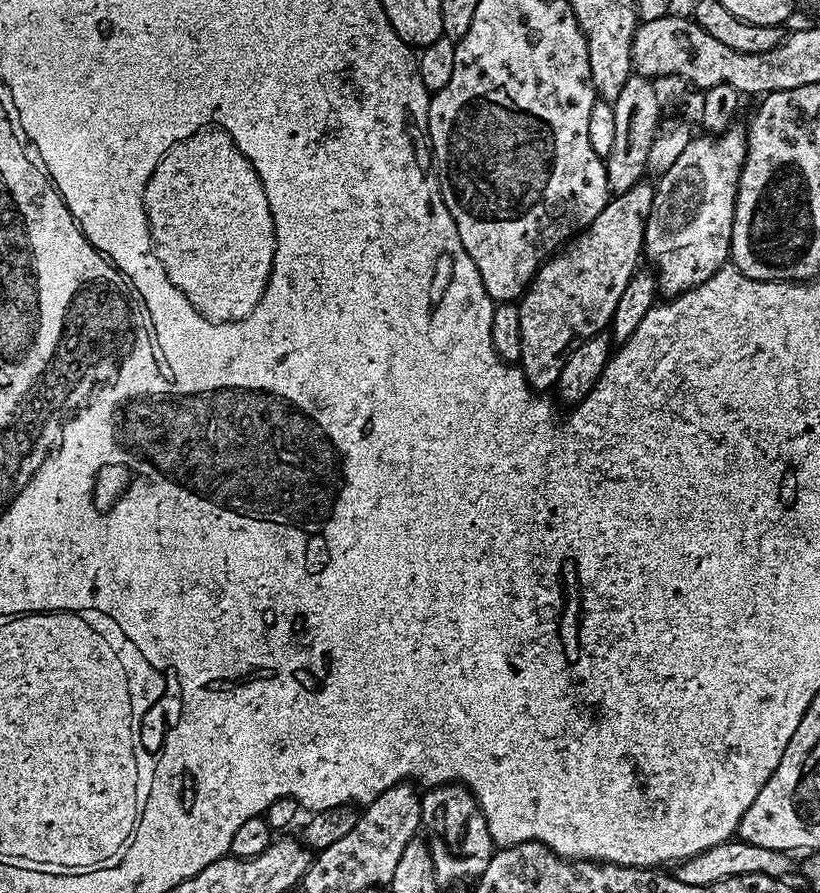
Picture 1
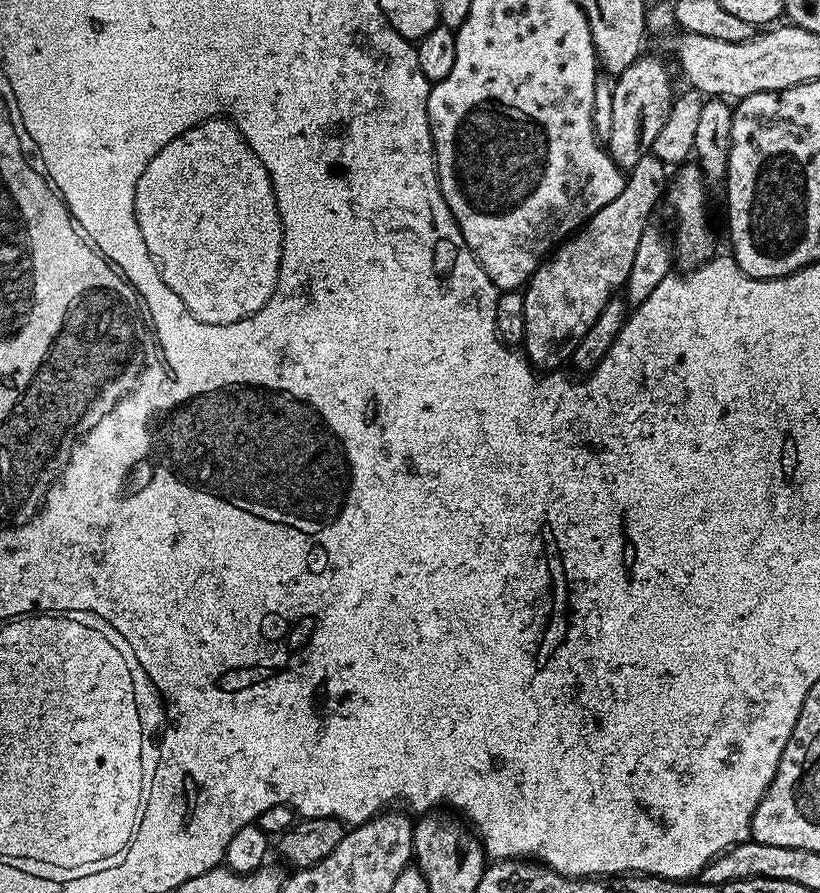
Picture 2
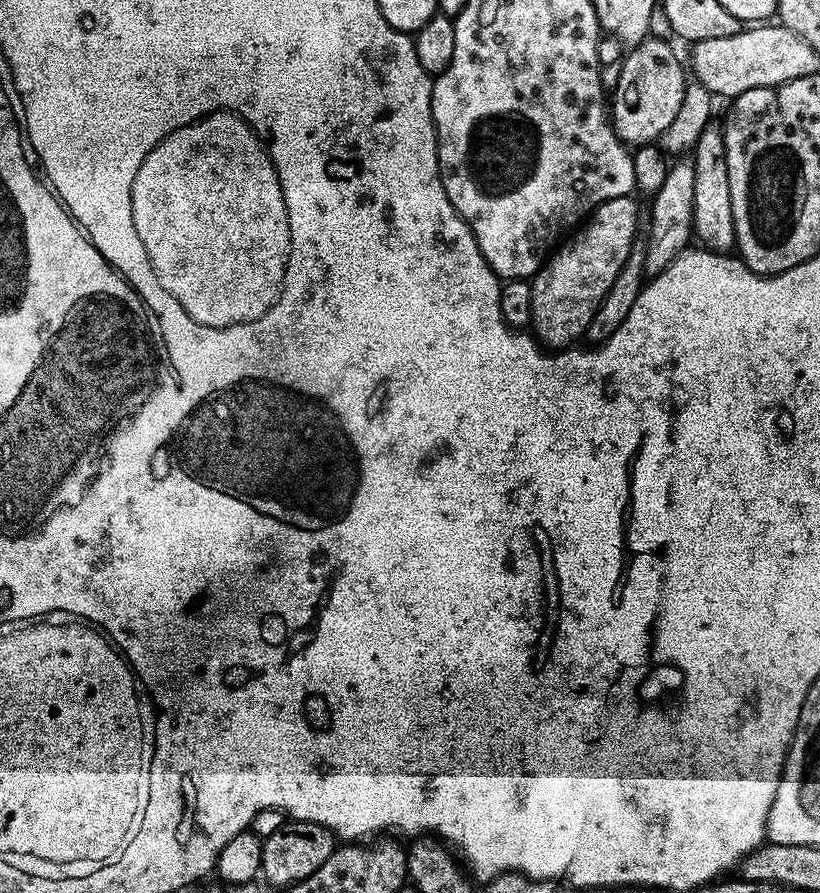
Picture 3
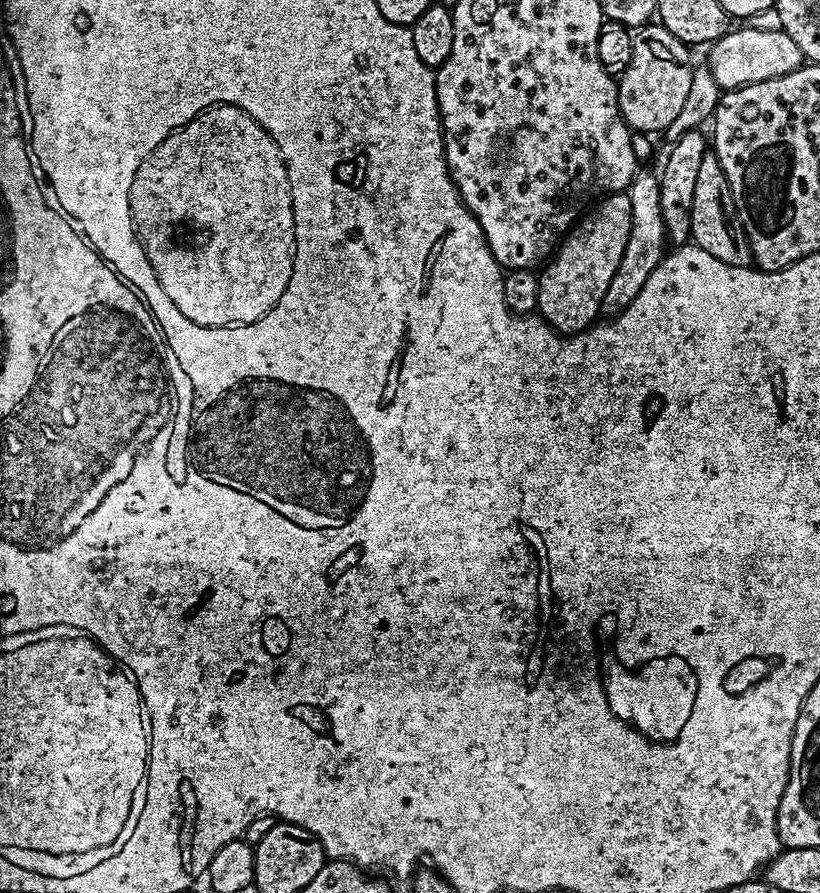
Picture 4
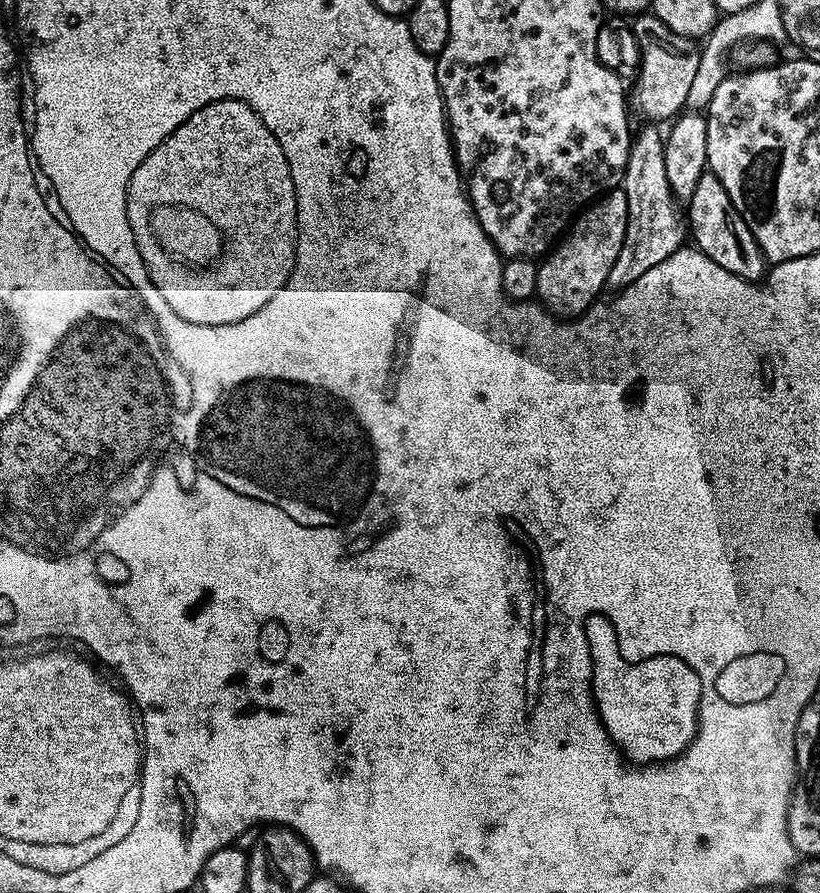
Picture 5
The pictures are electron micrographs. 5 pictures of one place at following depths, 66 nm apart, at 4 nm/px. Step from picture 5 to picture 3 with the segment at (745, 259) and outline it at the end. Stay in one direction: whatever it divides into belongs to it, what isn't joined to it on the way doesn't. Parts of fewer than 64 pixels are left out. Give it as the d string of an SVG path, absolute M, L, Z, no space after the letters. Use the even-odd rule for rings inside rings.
M710 122L702 130L702 134L698 138L696 147L691 153L690 159L694 166L694 222L692 223L692 230L697 241L701 240L703 247L710 252L723 252L725 254L731 253L736 248L736 231L734 230L734 206L732 205L732 199L730 198L730 174L728 173L728 167L726 166L726 154L724 146L724 134L721 125L716 122Z

